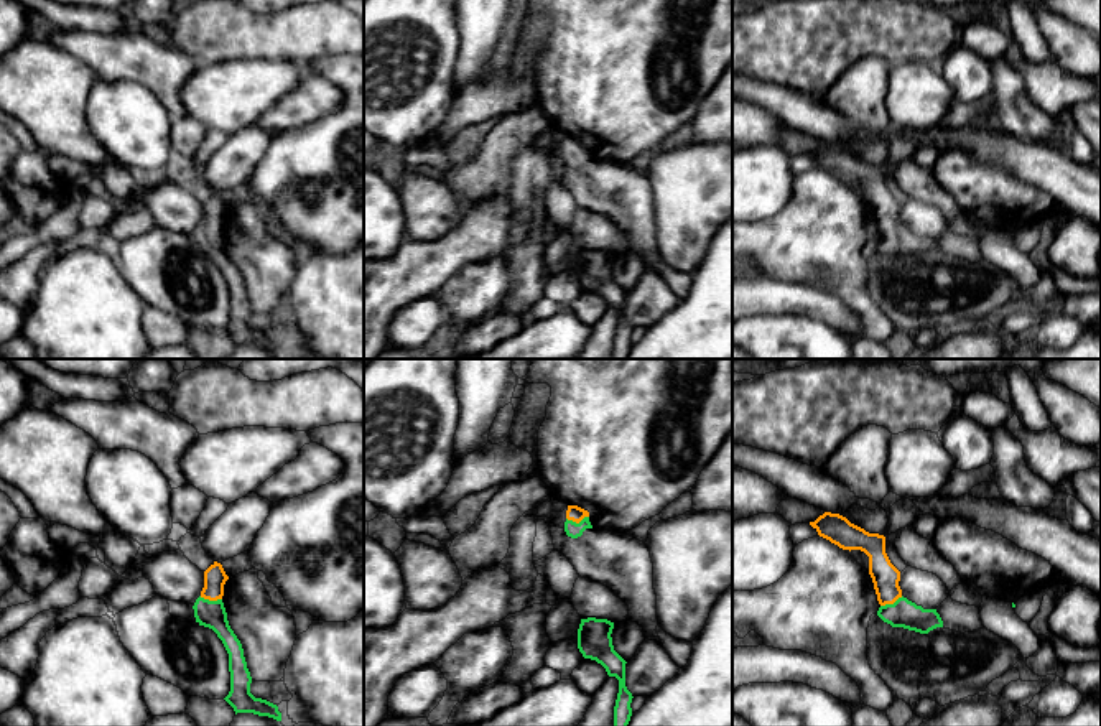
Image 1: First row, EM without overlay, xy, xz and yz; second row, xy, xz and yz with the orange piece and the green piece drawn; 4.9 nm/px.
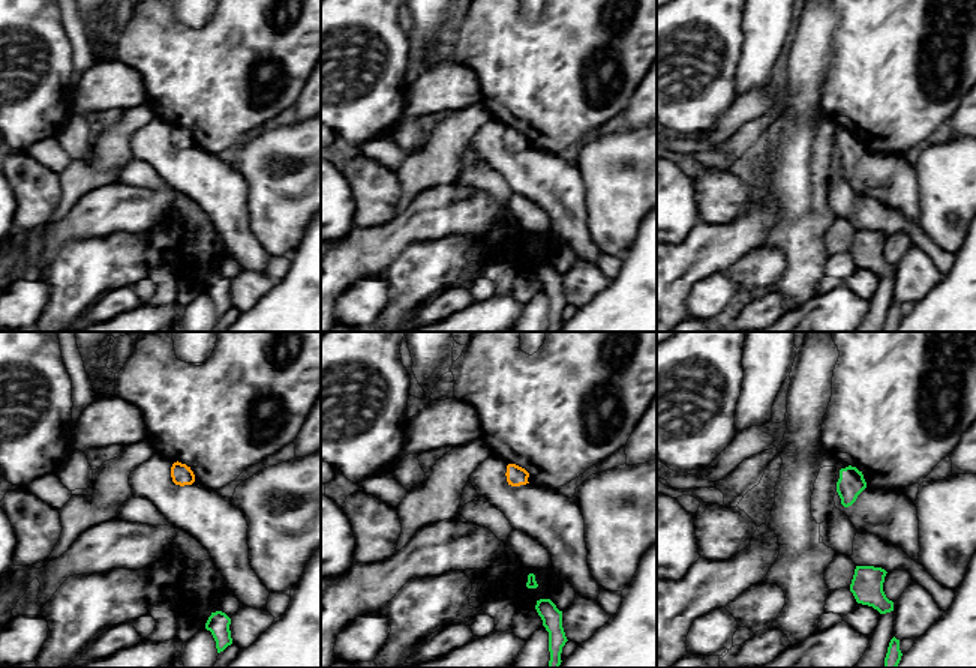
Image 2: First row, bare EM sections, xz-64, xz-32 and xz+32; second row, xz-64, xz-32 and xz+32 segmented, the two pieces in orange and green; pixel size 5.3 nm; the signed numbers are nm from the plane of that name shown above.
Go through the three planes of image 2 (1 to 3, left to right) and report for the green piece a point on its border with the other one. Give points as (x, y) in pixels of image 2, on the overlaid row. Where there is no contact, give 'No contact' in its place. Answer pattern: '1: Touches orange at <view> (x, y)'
1: No contact
2: No contact
3: No contact

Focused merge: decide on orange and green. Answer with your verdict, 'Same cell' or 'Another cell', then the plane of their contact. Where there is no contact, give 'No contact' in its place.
Same cell. Touches orange in xz

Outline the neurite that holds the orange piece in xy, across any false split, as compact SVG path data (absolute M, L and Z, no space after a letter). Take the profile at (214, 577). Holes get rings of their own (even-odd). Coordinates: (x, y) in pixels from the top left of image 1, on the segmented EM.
M214 561L204 571L204 588L193 606L196 622L212 629L229 654L230 691L224 700L234 708L235 714L253 713L281 721L281 713L276 705L255 698L250 693L252 677L247 668L244 649L229 626L227 612L222 603L224 584L227 579L229 576L225 575L222 565Z

